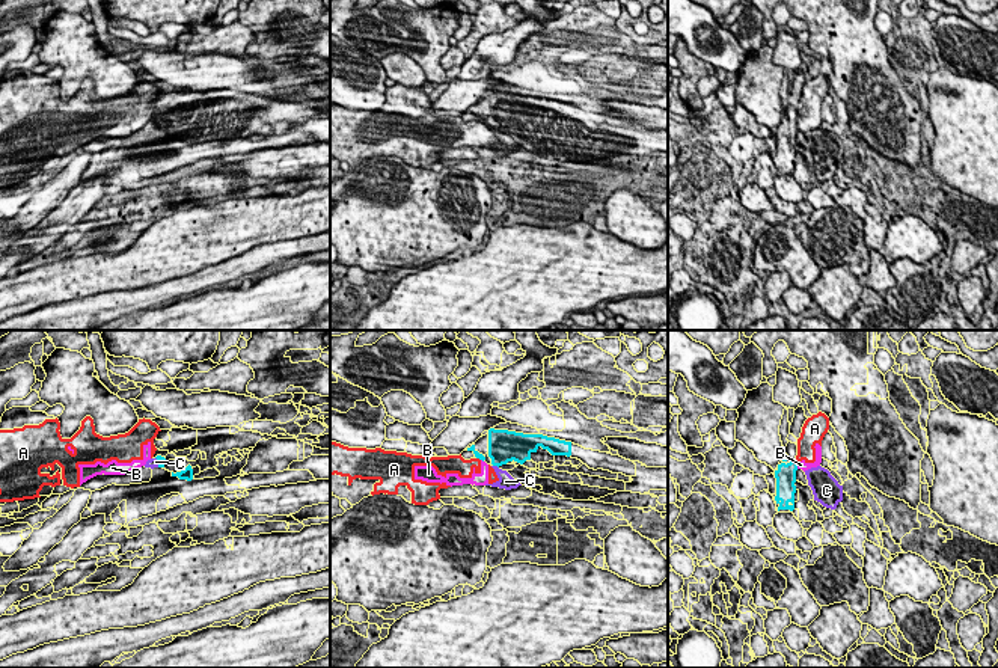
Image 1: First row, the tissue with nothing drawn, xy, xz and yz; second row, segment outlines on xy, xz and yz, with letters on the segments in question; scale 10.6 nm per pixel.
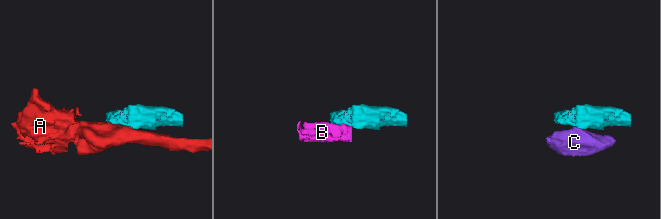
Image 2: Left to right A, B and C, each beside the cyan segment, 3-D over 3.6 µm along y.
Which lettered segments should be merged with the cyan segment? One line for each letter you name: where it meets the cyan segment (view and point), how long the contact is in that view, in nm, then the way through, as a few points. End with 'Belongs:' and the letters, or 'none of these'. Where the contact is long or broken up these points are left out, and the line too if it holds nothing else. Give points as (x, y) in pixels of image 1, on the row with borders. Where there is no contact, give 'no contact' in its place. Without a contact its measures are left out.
Belongs: none of these

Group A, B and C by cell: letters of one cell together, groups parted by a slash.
A B / C

